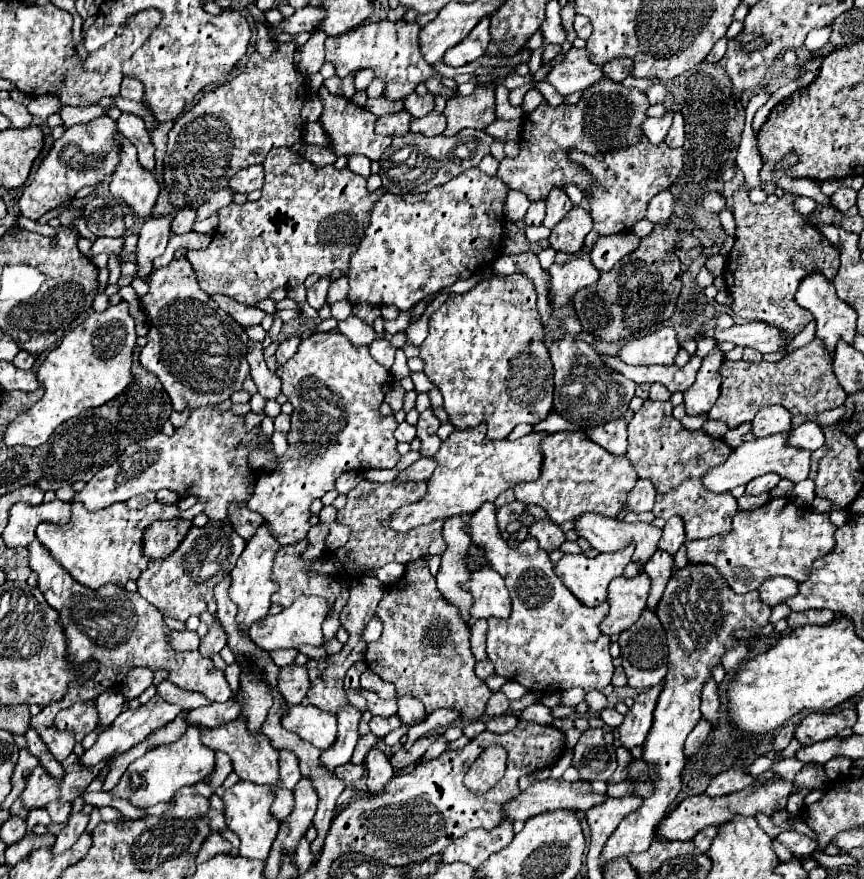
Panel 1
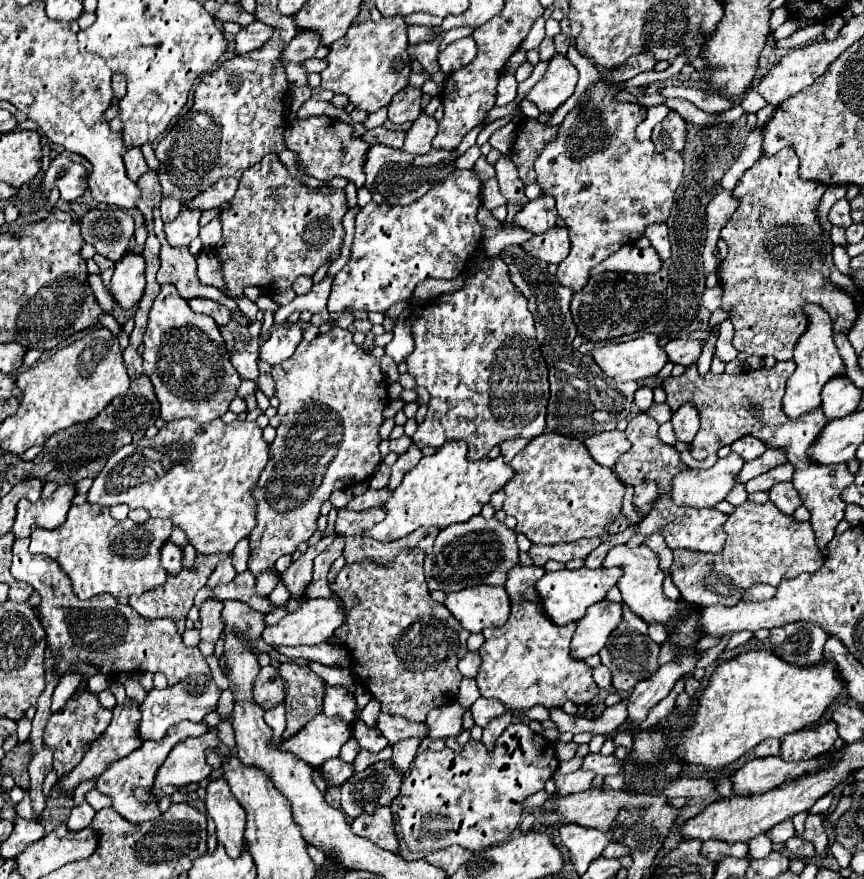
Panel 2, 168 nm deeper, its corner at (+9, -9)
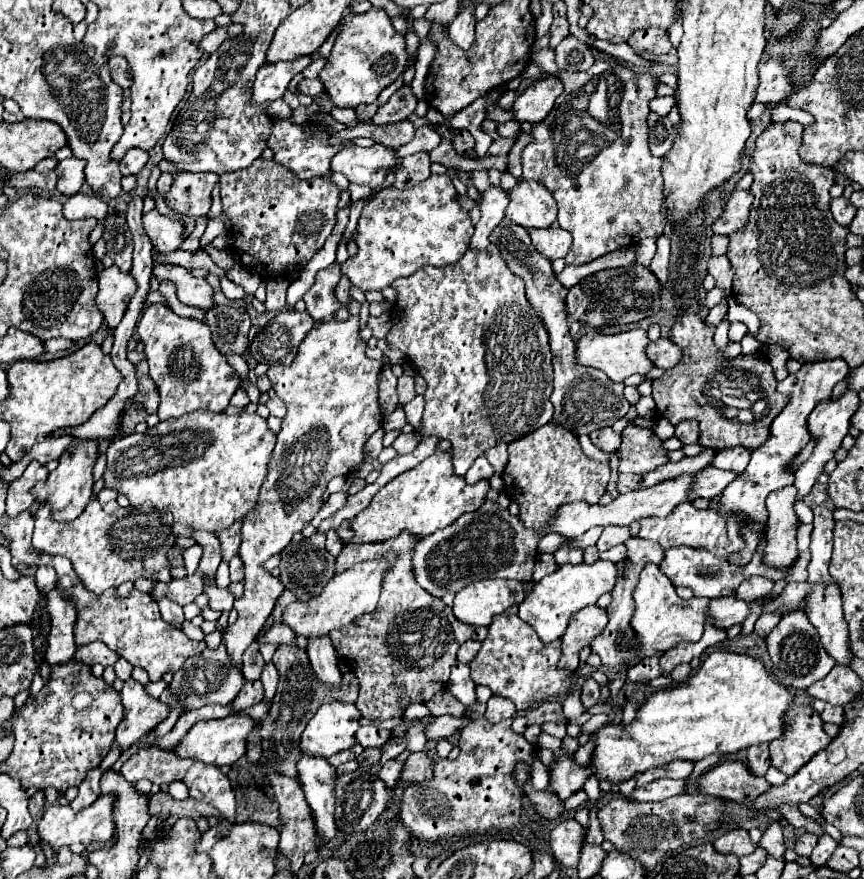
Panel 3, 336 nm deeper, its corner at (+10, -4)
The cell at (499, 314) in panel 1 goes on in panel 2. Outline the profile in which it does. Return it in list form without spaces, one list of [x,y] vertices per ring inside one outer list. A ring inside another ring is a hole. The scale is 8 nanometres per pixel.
[[[491,257],[491,265],[477,273],[465,275],[465,285],[453,293],[441,293],[425,303],[413,325],[415,349],[405,359],[409,373],[417,385],[425,387],[431,395],[427,403],[425,421],[419,423],[413,445],[439,449],[447,441],[465,441],[469,445],[467,459],[479,461],[507,439],[535,439],[545,429],[545,413],[549,401],[547,365],[535,339],[533,317],[527,309],[527,299],[511,283],[507,265],[499,257]]]

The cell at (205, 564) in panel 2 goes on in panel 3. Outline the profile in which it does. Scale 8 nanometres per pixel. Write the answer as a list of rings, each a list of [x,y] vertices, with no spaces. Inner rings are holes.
[[[196,571],[193,575],[186,576],[182,579],[172,579],[168,584],[158,584],[148,592],[150,598],[154,602],[158,602],[158,598],[168,598],[174,600],[180,606],[190,604],[198,594],[203,590],[203,574]]]

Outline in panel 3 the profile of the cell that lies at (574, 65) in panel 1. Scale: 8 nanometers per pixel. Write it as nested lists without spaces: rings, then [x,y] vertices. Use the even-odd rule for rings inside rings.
[[[546,74],[546,78],[530,84],[514,102],[516,120],[520,122],[542,122],[554,108],[554,100],[562,94],[562,82],[556,74]]]

